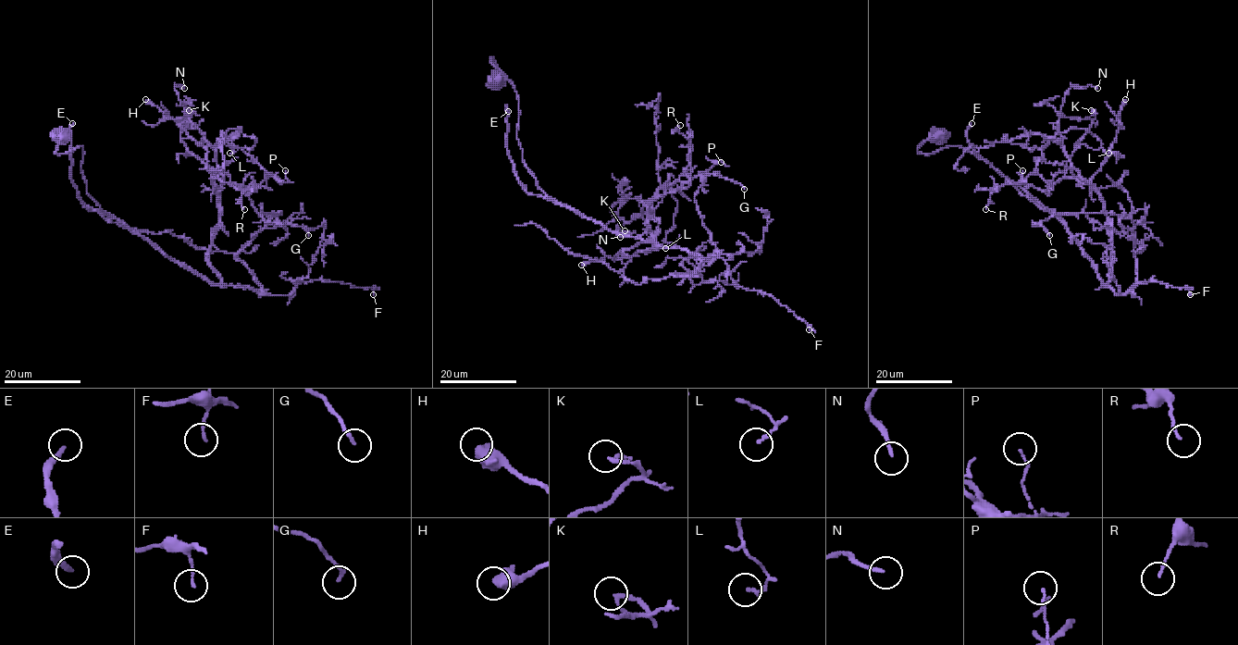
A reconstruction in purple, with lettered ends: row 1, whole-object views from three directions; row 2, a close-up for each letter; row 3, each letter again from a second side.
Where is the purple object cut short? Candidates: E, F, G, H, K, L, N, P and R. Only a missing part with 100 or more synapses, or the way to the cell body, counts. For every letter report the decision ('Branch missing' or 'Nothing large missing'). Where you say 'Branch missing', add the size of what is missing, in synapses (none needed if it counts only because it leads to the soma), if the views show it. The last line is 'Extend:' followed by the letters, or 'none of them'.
E: Branch missing. Roughly 200 synapses
F: Nothing large missing
G: Nothing large missing
H: Nothing large missing
K: Nothing large missing
L: Nothing large missing
N: Nothing large missing
P: Nothing large missing
R: Nothing large missing
Extend: E

